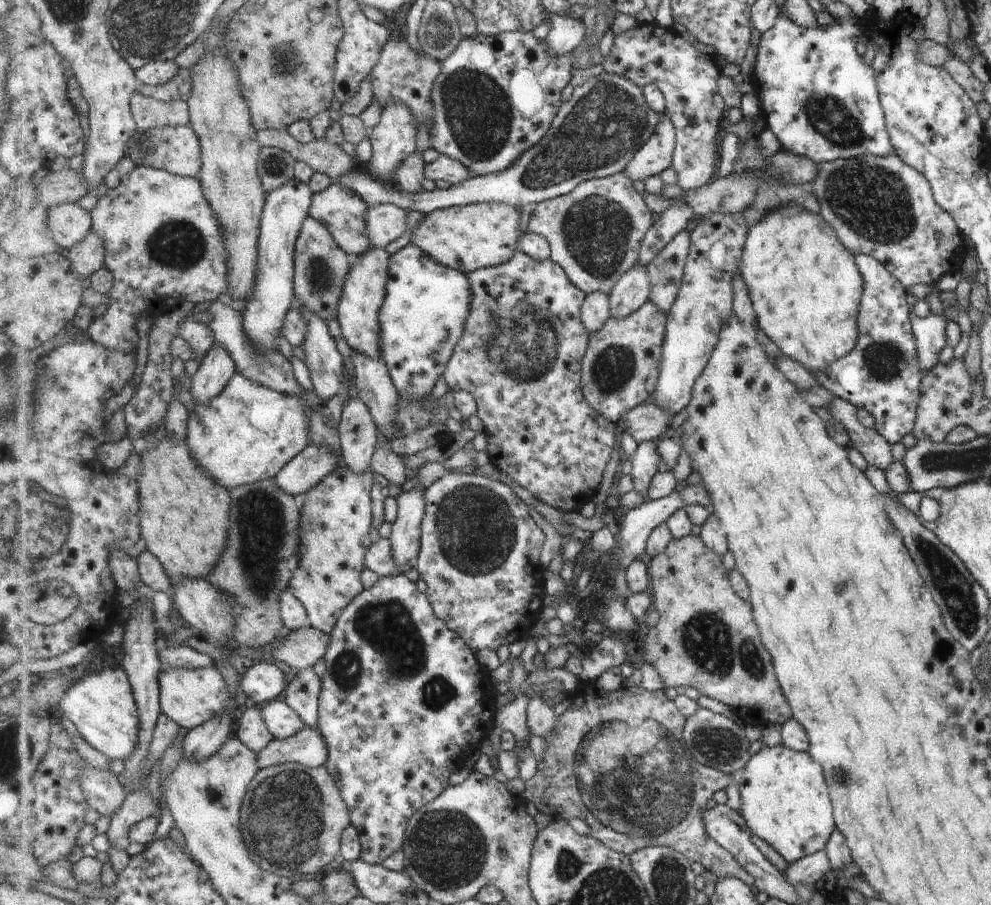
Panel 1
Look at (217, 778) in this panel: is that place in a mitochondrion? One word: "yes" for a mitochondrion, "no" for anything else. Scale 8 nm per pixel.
no

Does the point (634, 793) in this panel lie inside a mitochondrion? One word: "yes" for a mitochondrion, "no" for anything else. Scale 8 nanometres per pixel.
yes

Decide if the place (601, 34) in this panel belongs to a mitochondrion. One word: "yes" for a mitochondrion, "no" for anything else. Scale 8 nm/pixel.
no

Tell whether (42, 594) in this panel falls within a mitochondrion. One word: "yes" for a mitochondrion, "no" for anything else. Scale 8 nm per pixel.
no

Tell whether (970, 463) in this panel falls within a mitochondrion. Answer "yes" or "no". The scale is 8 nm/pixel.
yes

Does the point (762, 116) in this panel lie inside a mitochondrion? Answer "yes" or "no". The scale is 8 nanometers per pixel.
no

